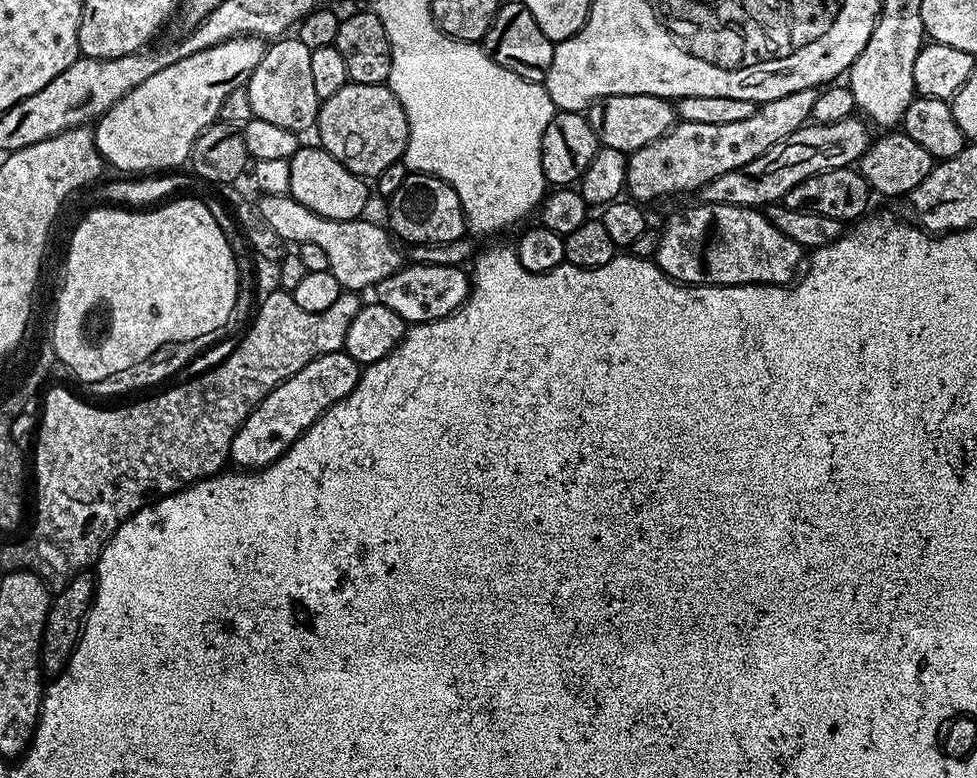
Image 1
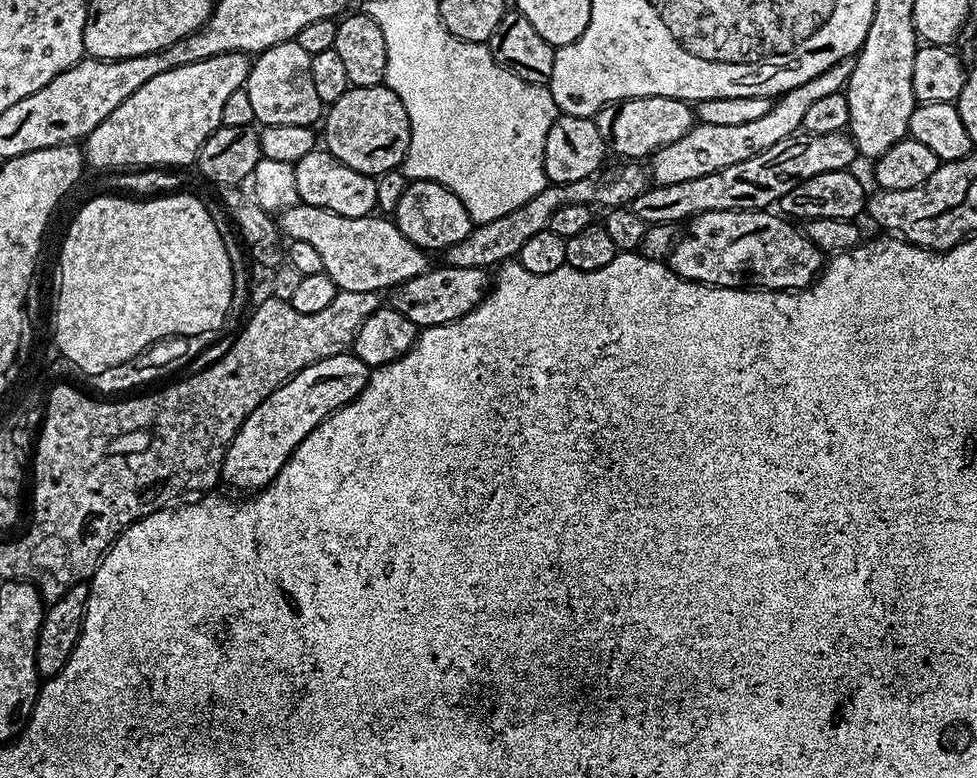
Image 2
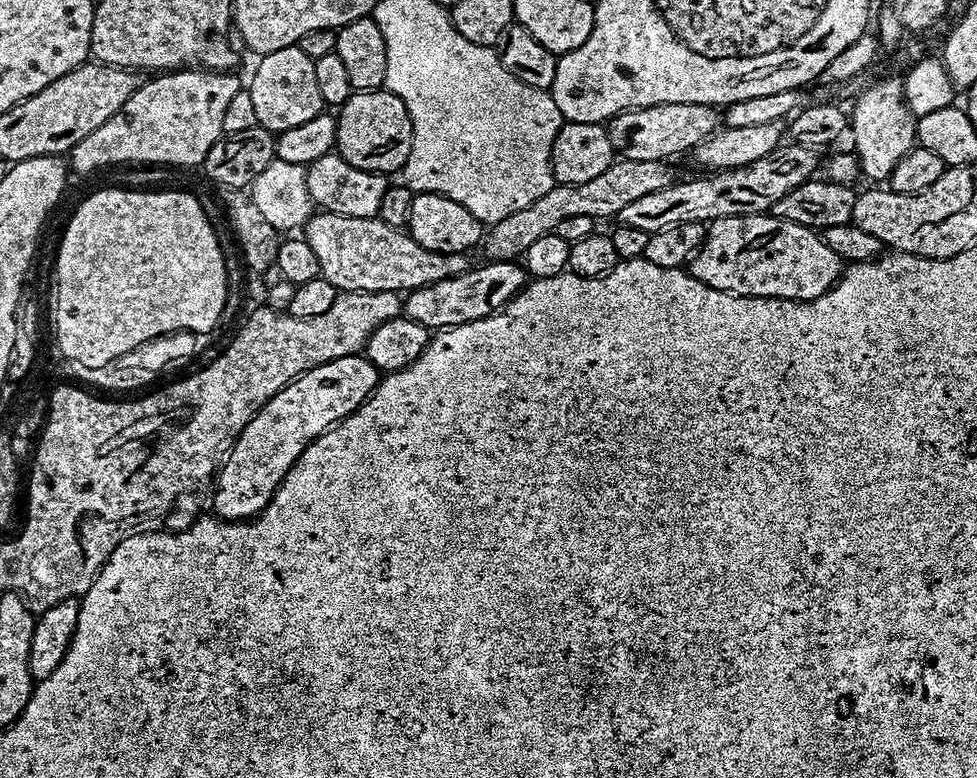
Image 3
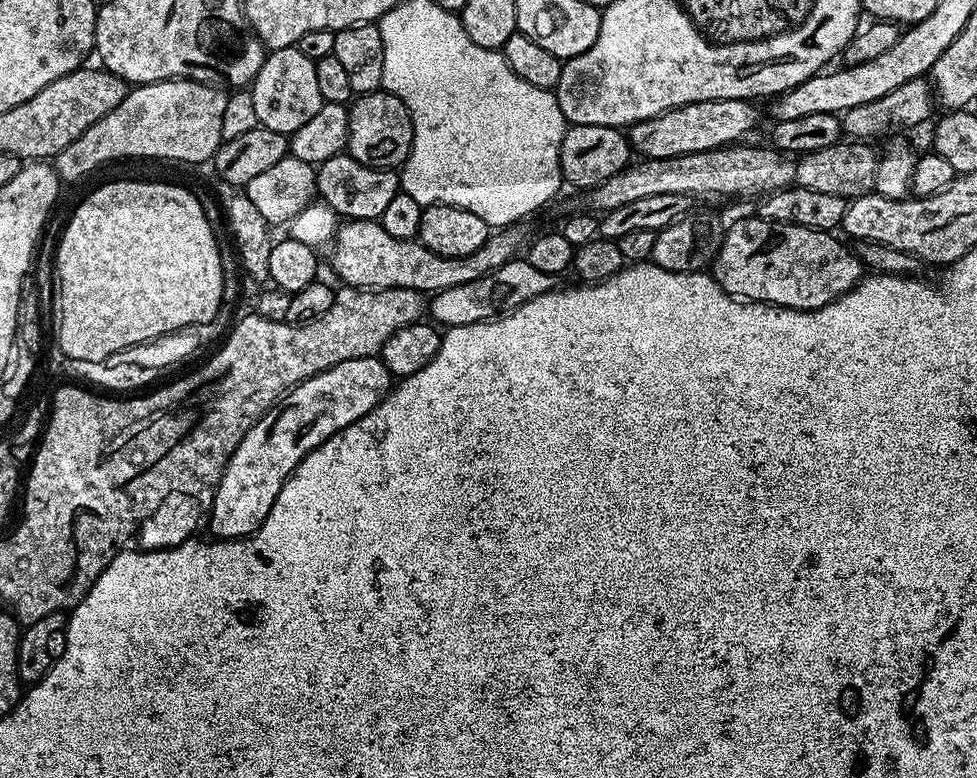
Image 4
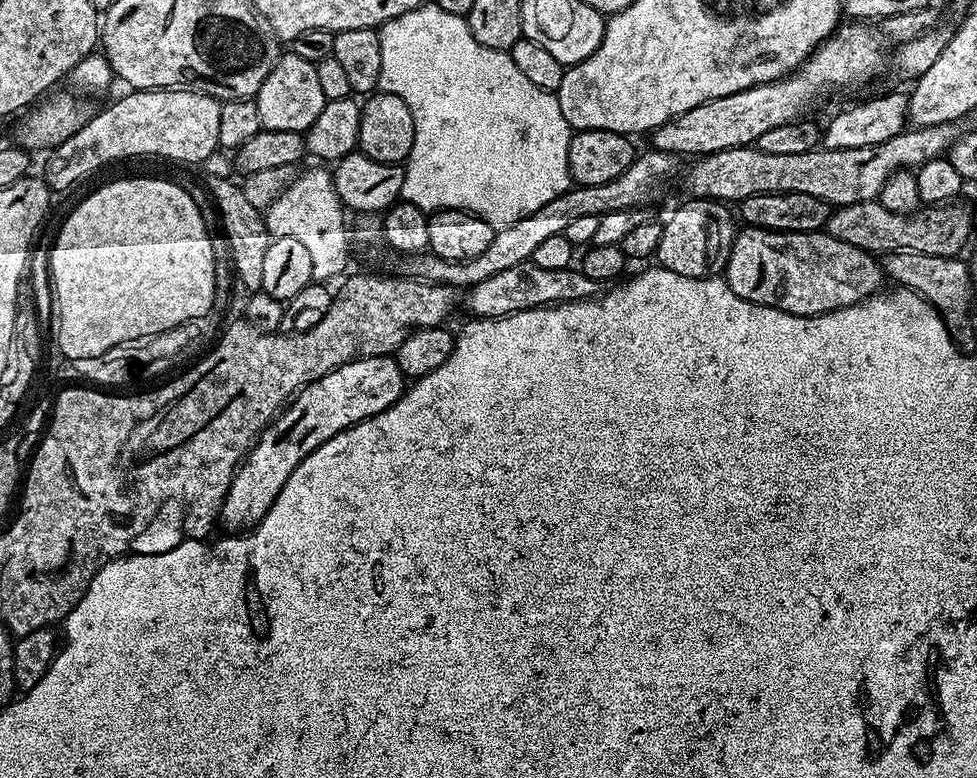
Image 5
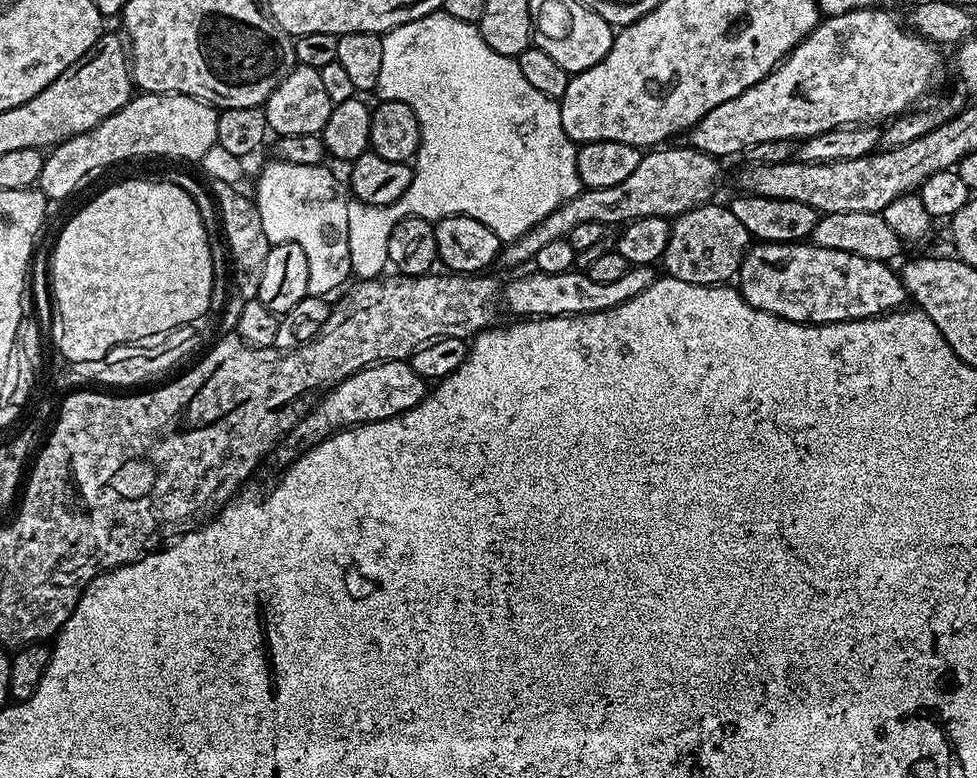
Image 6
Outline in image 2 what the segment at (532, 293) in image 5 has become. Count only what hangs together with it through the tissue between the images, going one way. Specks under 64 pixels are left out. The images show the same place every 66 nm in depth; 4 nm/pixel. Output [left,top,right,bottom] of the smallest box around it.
[389,265,490,329]

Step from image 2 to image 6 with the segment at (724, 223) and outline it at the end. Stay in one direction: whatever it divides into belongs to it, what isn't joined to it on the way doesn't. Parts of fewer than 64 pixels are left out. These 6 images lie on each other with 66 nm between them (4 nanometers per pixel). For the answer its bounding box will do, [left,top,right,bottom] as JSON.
[738,242,908,324]

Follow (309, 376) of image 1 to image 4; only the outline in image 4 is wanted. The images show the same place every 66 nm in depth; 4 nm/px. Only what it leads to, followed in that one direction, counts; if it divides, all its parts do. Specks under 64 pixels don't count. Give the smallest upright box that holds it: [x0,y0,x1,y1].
[208,356,392,540]

